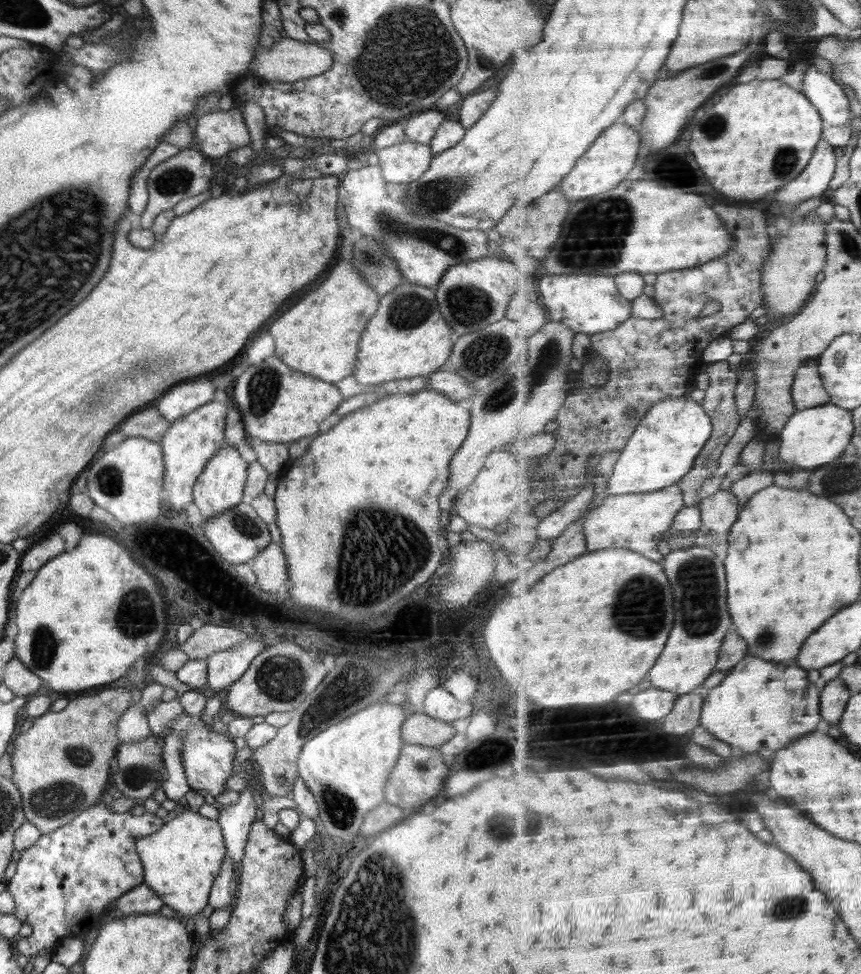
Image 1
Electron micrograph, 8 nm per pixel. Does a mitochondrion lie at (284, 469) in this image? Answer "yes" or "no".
no

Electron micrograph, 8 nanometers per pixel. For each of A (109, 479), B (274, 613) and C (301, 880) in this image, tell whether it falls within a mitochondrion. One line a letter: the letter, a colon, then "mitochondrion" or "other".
A: mitochondrion
B: other
C: other

